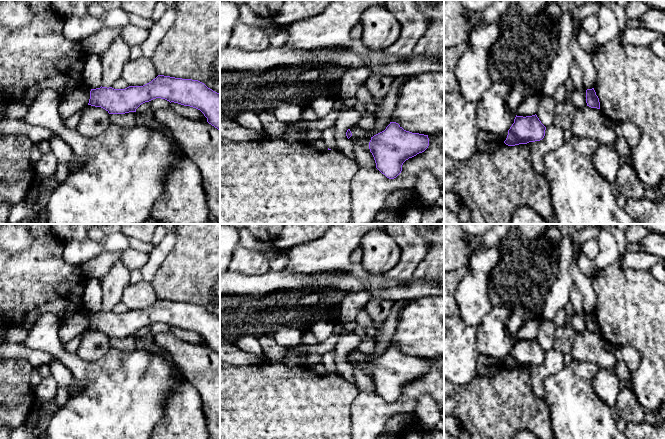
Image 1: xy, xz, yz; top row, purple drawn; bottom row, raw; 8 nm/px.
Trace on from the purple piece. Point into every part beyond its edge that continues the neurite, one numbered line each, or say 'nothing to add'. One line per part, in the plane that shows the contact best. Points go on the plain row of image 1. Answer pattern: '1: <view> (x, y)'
nothing to add

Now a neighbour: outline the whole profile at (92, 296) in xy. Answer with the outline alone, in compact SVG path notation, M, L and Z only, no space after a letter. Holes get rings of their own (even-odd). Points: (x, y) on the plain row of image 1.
M88 277L84 287L83 303L85 310L90 313L100 312L102 310L102 288L98 278Z

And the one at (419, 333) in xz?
M444 296L410 299L398 316L391 346L412 357L444 356Z

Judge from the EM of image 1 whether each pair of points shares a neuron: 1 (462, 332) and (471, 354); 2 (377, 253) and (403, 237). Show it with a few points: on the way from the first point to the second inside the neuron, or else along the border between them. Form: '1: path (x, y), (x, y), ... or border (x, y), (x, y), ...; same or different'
1: path (462, 337), (462, 345), (466, 349); same
2: border (387, 234), (400, 249), (401, 263), (399, 265); different

